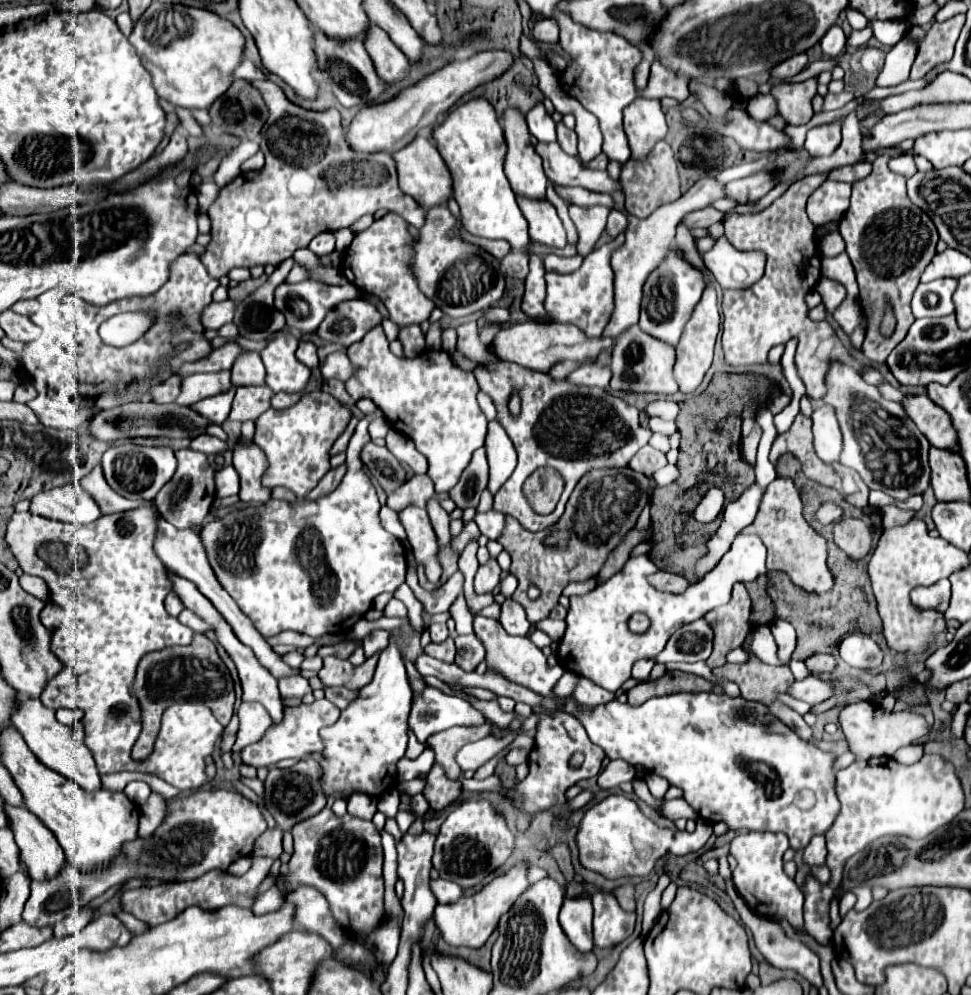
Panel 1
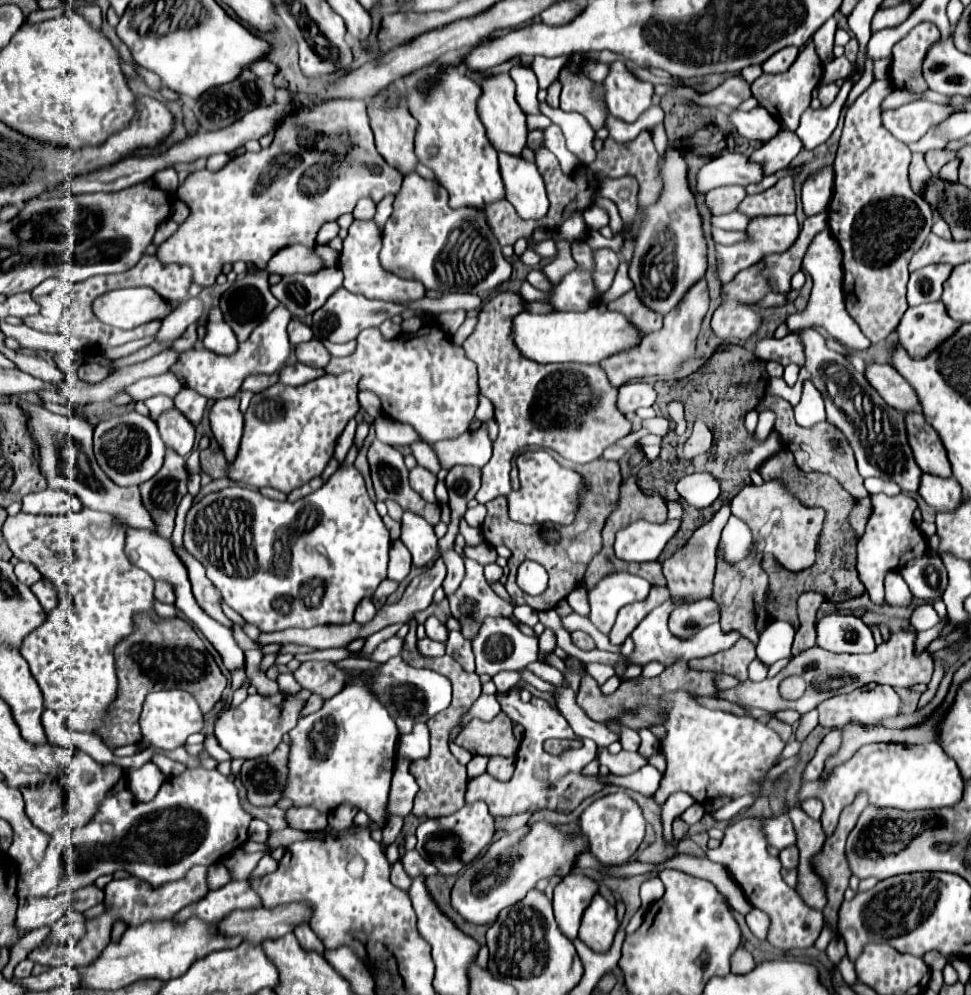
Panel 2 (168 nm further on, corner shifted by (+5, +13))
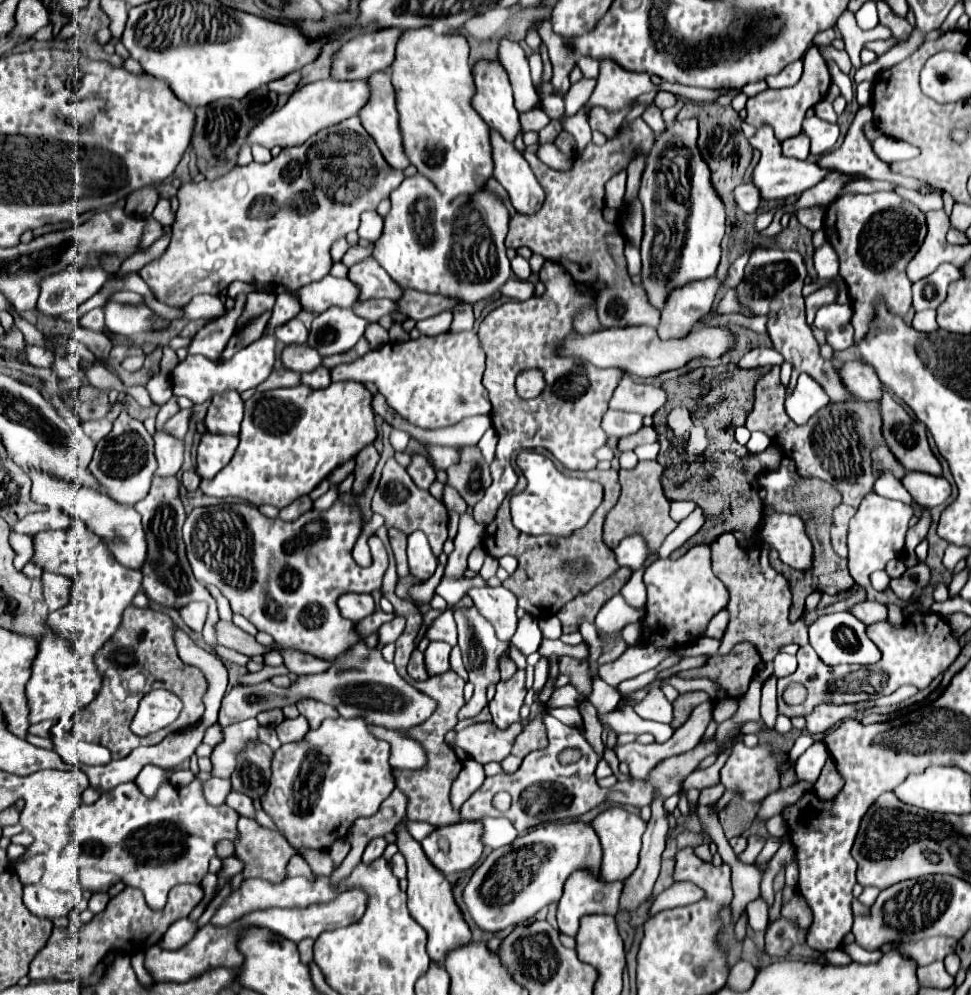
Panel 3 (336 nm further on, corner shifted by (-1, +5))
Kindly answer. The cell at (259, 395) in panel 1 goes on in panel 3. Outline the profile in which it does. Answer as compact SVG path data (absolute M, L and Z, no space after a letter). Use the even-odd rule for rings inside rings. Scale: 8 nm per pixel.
M277 366L271 372L271 378L267 378L267 382L259 384L257 390L265 392L265 390L273 390L273 388L291 388L291 386L299 384L299 378L301 378L301 374L297 374L293 370L287 370L283 366Z

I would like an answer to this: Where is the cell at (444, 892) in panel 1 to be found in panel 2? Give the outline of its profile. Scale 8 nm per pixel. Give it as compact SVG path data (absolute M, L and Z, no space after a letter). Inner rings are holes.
M405 850L405 854L401 856L401 864L403 864L403 870L415 878L415 876L431 876L437 872L437 868L429 862L425 862L417 850Z

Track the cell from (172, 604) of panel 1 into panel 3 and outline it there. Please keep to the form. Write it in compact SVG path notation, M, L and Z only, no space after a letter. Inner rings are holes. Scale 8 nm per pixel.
M177 476L153 478L149 494L135 504L135 510L143 516L143 528L147 530L147 544L149 544L147 566L143 566L143 590L149 600L173 610L181 610L193 600L213 602L207 588L195 580L189 560L185 556L185 544L181 538L185 508L179 498L179 486L181 484Z

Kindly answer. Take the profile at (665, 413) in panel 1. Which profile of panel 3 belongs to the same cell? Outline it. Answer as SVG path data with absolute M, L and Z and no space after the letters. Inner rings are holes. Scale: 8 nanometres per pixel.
M609 410L603 416L603 430L607 432L607 436L629 436L633 432L637 432L643 426L643 416L641 414L629 414L623 410Z

